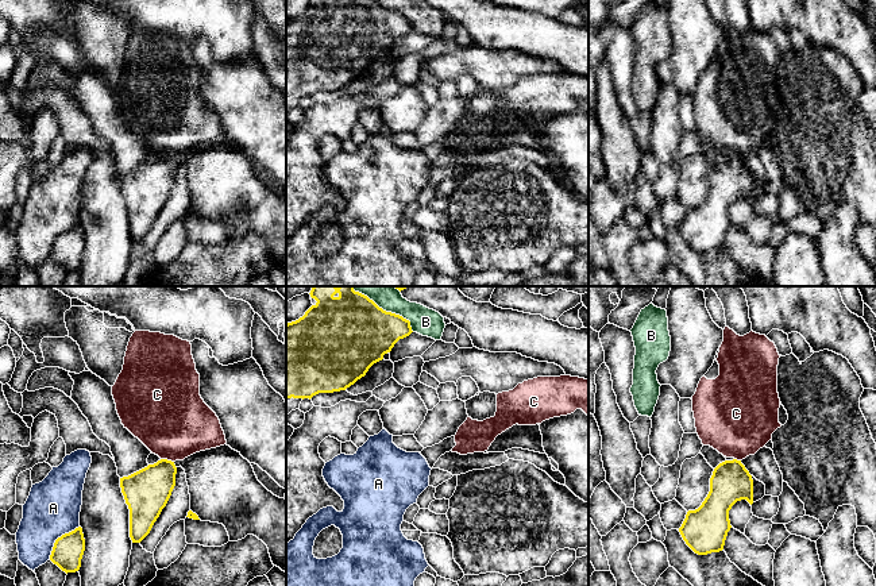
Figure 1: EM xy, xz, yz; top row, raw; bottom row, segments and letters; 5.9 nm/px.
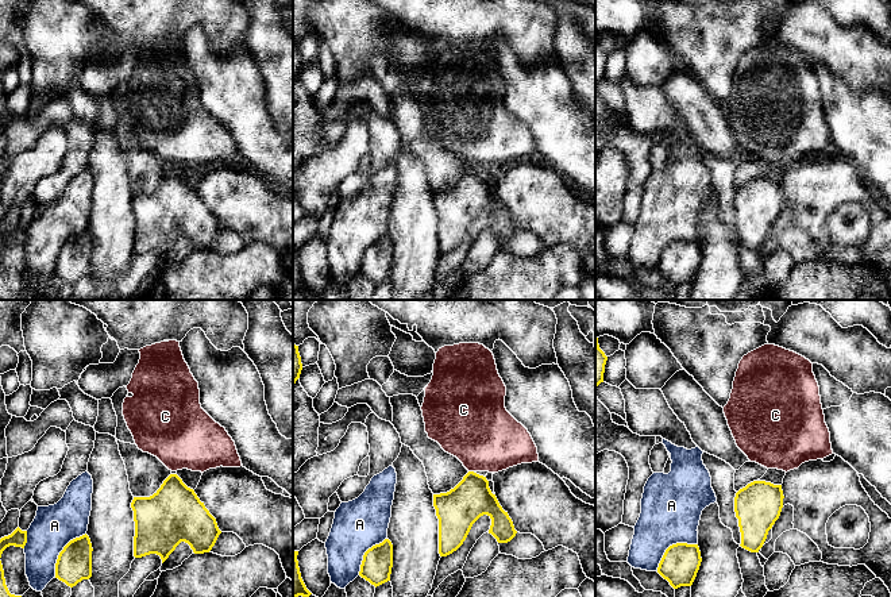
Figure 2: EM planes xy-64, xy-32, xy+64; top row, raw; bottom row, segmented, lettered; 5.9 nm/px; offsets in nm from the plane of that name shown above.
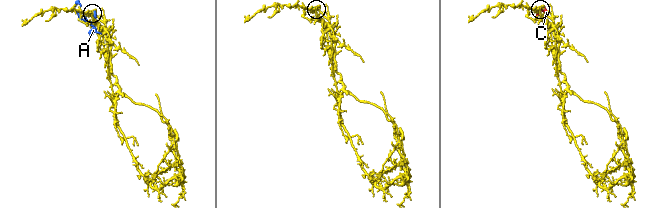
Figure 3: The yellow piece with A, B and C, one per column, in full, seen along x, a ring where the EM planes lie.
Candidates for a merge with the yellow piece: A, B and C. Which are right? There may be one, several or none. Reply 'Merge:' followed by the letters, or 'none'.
Merge: none

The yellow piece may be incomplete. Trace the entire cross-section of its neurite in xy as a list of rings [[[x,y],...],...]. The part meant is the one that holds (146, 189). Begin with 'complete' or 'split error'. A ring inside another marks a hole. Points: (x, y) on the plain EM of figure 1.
complete | [[[161,157],[154,162],[120,176],[120,185],[130,207],[130,235],[140,240],[166,204],[175,184],[174,159]]]

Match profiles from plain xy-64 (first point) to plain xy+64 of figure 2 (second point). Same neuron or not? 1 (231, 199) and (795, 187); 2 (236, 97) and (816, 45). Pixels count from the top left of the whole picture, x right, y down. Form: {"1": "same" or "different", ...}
{"1": "same", "2": "different"}

